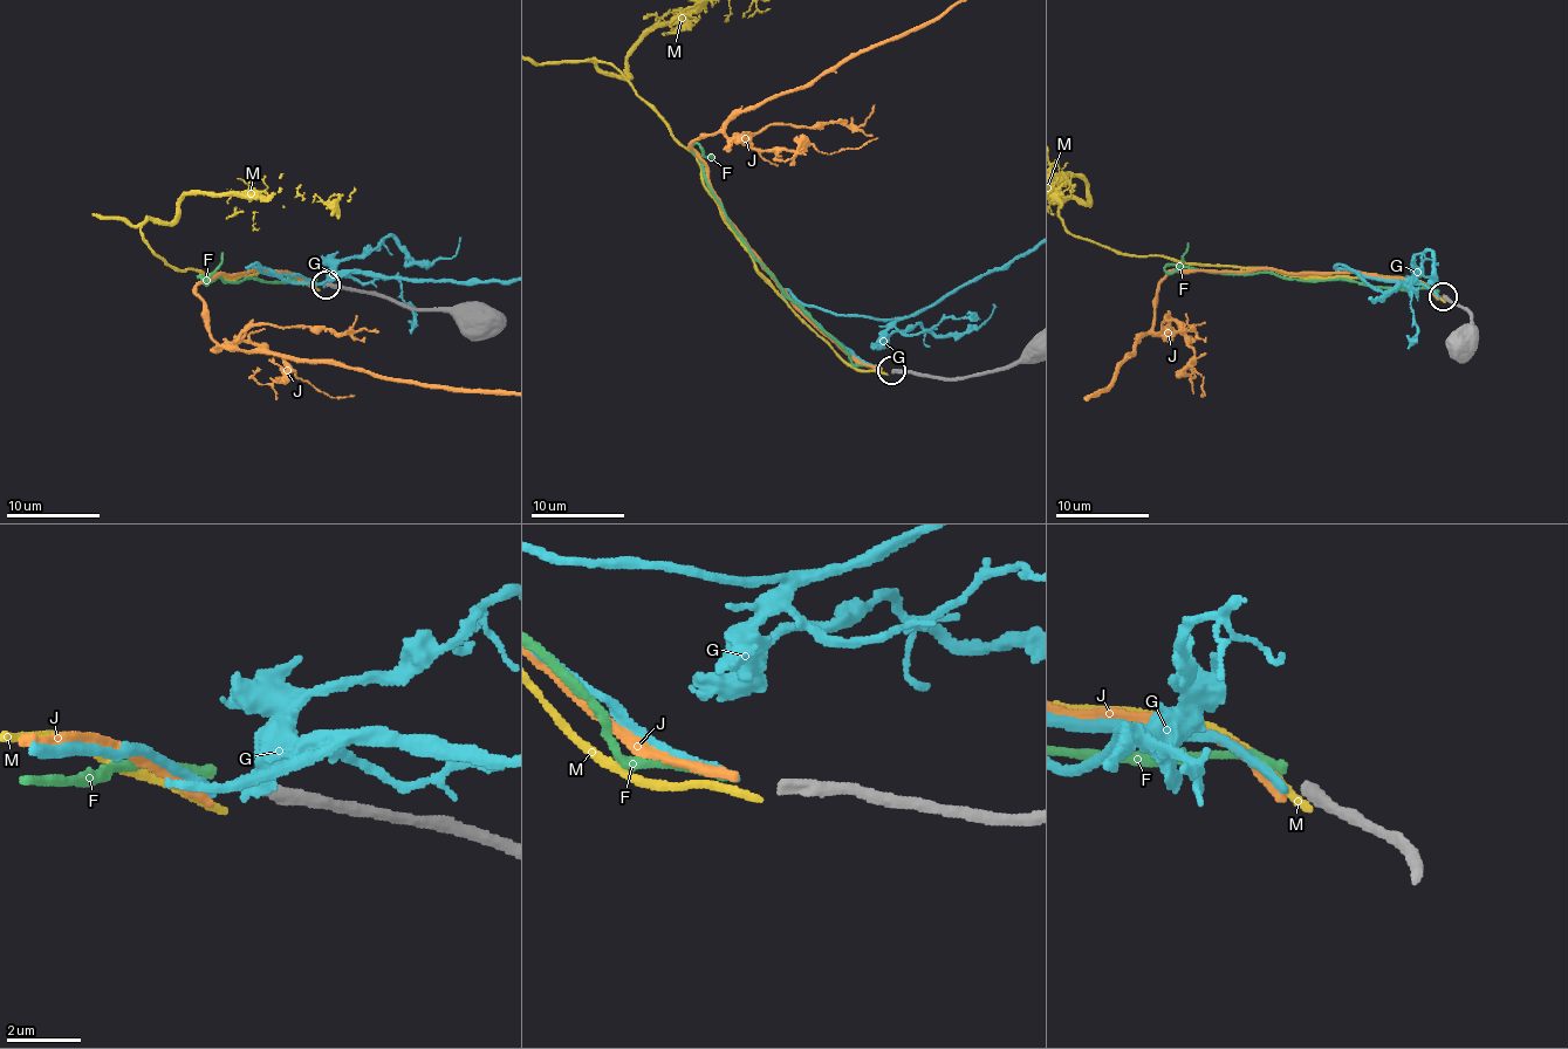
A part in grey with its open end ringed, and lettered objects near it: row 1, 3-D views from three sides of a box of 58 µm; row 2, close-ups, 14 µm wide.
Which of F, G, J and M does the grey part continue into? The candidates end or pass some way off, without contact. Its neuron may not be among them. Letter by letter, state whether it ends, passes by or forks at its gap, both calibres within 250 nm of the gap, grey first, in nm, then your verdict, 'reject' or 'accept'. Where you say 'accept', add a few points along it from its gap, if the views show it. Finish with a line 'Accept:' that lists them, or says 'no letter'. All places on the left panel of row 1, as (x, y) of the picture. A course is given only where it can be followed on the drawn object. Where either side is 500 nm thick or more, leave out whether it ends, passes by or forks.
F: it ends; calibres 320 and 240 nm; reject
G: it ends; calibres 320 and 260 nm; reject
J: it ends; calibres 320 and 280 nm; reject
M: it ends; calibres 320 and 200 nm; reject
Accept: no letter

